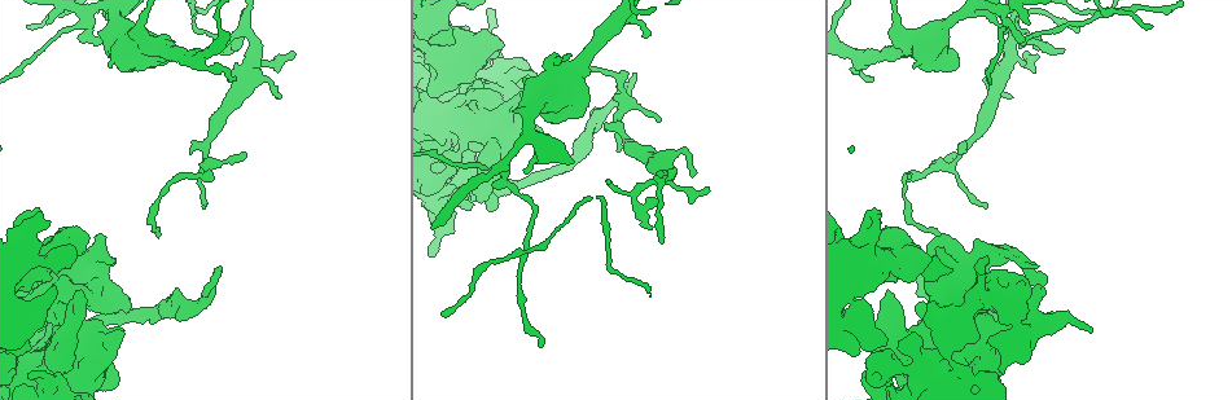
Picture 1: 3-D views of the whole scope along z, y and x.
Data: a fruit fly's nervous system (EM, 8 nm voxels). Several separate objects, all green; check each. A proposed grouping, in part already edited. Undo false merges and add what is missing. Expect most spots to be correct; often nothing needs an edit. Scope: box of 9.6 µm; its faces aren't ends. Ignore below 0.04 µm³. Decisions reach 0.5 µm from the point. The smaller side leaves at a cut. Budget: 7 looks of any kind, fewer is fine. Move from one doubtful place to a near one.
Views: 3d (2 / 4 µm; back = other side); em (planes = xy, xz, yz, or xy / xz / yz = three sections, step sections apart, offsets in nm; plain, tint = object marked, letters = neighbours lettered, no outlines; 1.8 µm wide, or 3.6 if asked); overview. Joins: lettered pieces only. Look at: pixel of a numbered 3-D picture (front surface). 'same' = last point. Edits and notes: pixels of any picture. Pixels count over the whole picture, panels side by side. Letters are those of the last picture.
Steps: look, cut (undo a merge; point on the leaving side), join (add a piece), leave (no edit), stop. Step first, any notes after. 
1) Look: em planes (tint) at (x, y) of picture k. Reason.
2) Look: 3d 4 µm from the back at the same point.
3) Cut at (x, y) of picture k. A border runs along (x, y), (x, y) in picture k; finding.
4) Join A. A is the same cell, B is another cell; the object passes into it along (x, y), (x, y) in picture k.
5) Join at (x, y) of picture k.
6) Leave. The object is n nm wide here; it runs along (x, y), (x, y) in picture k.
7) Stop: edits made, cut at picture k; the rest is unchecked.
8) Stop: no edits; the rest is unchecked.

Look: em 3.6 µm xy step 8 (tint) at (77, 359) of picture 1. Thick turns thin.

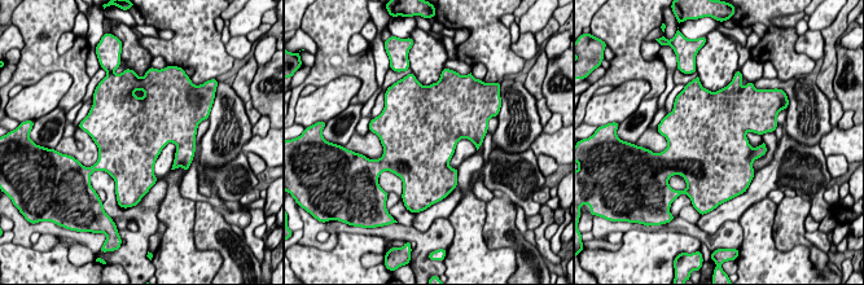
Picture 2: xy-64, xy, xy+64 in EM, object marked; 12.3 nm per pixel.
Look: em 3.6 µm planes (letters) at the same point.

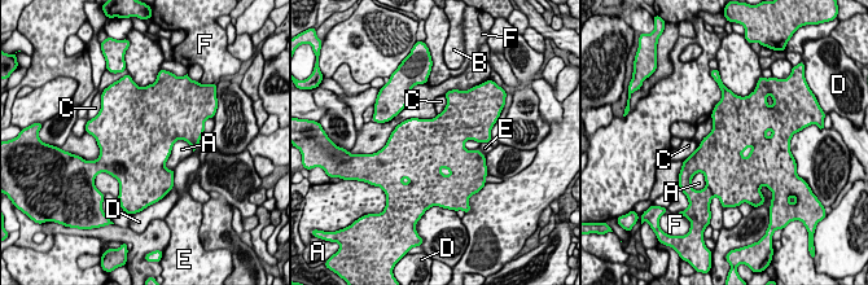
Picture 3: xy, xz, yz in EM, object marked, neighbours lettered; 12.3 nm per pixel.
Leave. A, B, C, D, E and F are other cells; one neuron here.

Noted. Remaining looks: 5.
Look: 3d 2 µm at (444, 130) of picture 1. Sharp bend.

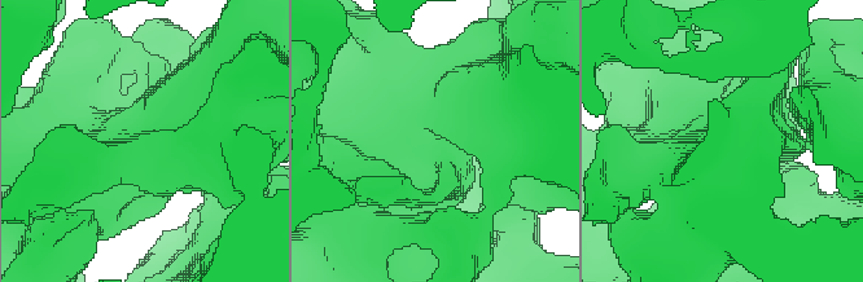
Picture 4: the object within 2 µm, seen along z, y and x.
Look: em xz step 4 (letters) at (423, 135) of picture 4. 4 arms meet here; shape alone is not enough.

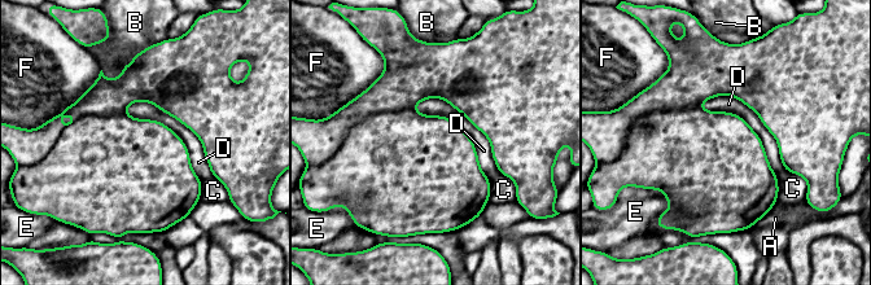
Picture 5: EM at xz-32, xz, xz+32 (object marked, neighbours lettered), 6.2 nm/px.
Leave. A, B, C, D, E and F are other cells; one neuron here.

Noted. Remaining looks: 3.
Look: em 3.6 µm xy step 4 (tint) at (433, 26) of picture 1. Sudden change in width.

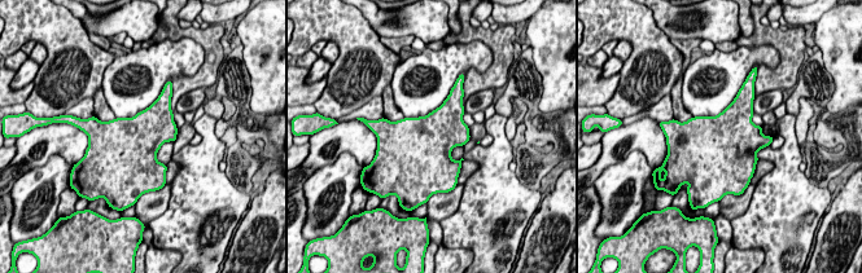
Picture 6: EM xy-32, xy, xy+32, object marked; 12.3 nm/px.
Look: em 3.6 µm planes (tint) at the same point. Another direction.

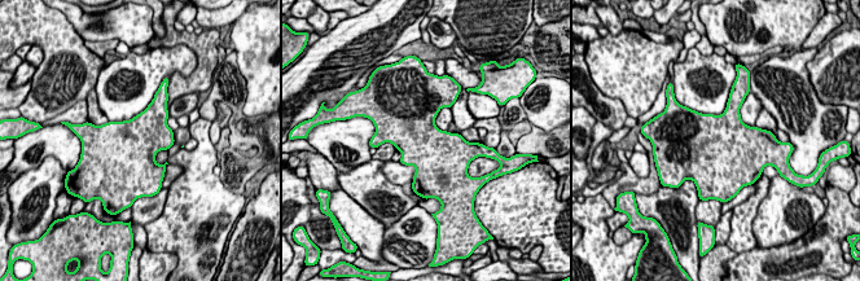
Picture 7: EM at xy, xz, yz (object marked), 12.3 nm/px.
Look: em 3.6 µm planes (letters) at the same point. See the neighbours.

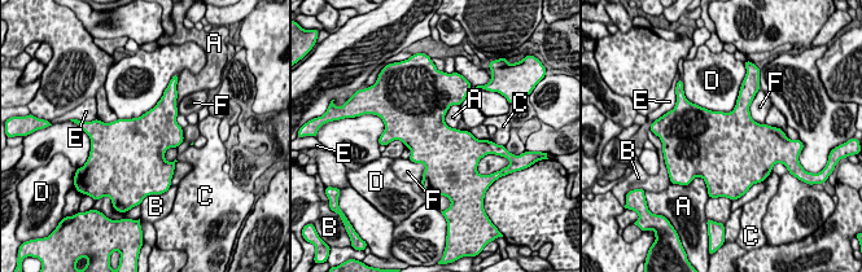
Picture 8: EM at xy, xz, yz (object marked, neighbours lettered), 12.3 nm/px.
Leave. The longest contact is with D, 550 nm; A, B, C, D, E and F are other cells; continuous, no second neuron.

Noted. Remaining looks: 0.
Stop: no edits; the rest is unchecked.

